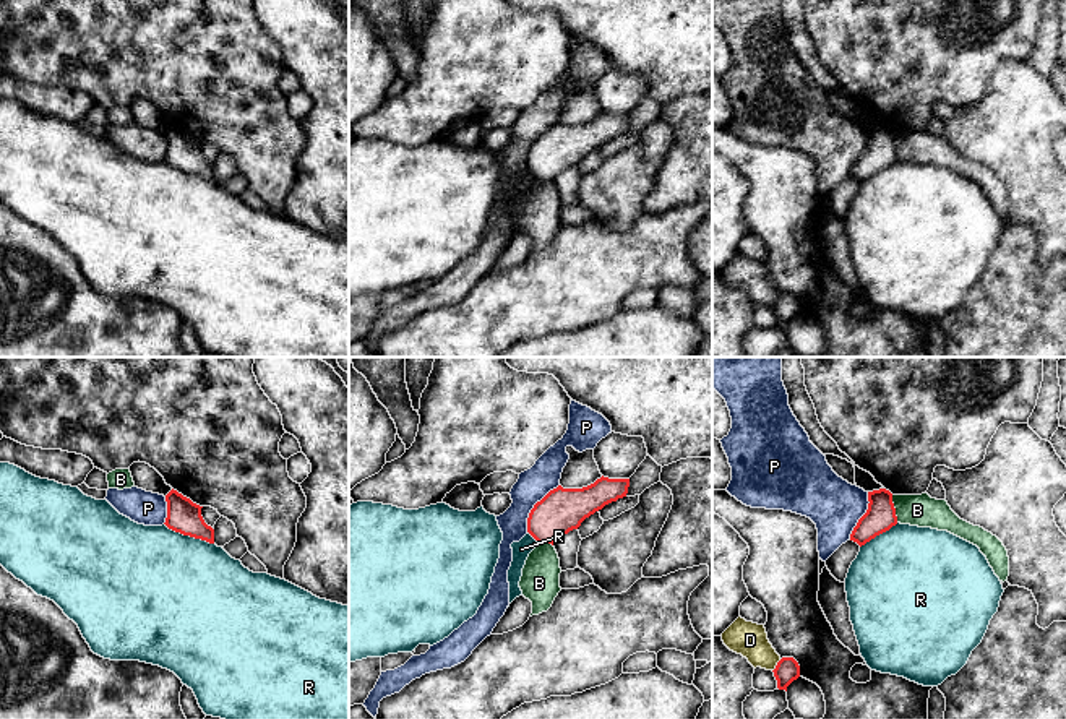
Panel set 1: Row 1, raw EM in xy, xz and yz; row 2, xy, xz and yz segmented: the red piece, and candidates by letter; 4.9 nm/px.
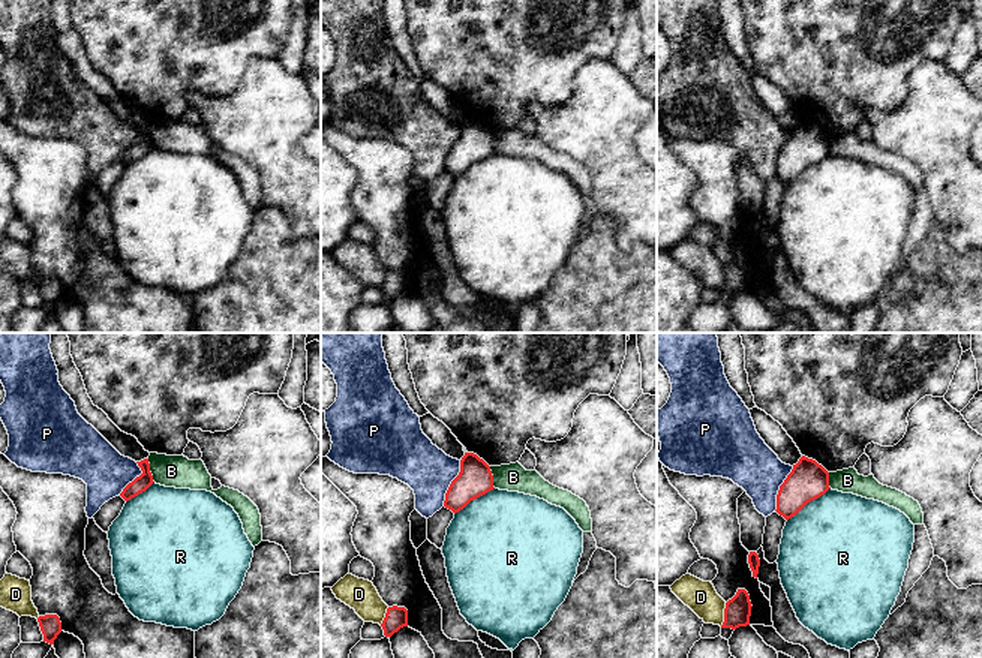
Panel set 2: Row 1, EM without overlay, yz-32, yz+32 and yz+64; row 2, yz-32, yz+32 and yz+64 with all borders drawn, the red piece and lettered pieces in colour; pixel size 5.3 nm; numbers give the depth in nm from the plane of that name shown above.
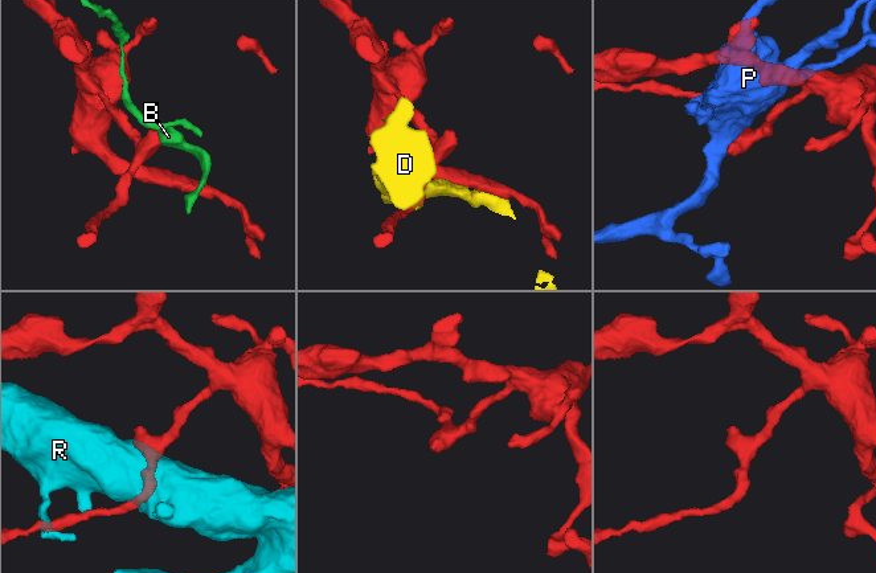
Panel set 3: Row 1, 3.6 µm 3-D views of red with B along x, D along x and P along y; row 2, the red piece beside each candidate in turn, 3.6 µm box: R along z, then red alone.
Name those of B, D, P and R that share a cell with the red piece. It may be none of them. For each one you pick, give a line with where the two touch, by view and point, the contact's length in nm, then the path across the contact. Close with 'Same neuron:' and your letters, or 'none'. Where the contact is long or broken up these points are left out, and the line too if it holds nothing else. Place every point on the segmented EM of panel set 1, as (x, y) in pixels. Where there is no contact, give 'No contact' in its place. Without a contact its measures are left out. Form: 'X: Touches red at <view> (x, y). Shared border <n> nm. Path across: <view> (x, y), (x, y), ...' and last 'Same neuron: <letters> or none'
Same neuron: none

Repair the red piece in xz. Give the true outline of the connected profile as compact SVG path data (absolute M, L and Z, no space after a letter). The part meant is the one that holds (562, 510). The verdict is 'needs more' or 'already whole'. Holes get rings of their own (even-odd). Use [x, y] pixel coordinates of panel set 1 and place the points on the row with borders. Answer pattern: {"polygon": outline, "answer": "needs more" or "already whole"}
{"polygon": "M600 477L582 489L558 485L534 505L527 518L527 532L539 544L555 544L561 536L578 529L581 523L605 505L626 497L630 479Z", "answer": "already whole"}

